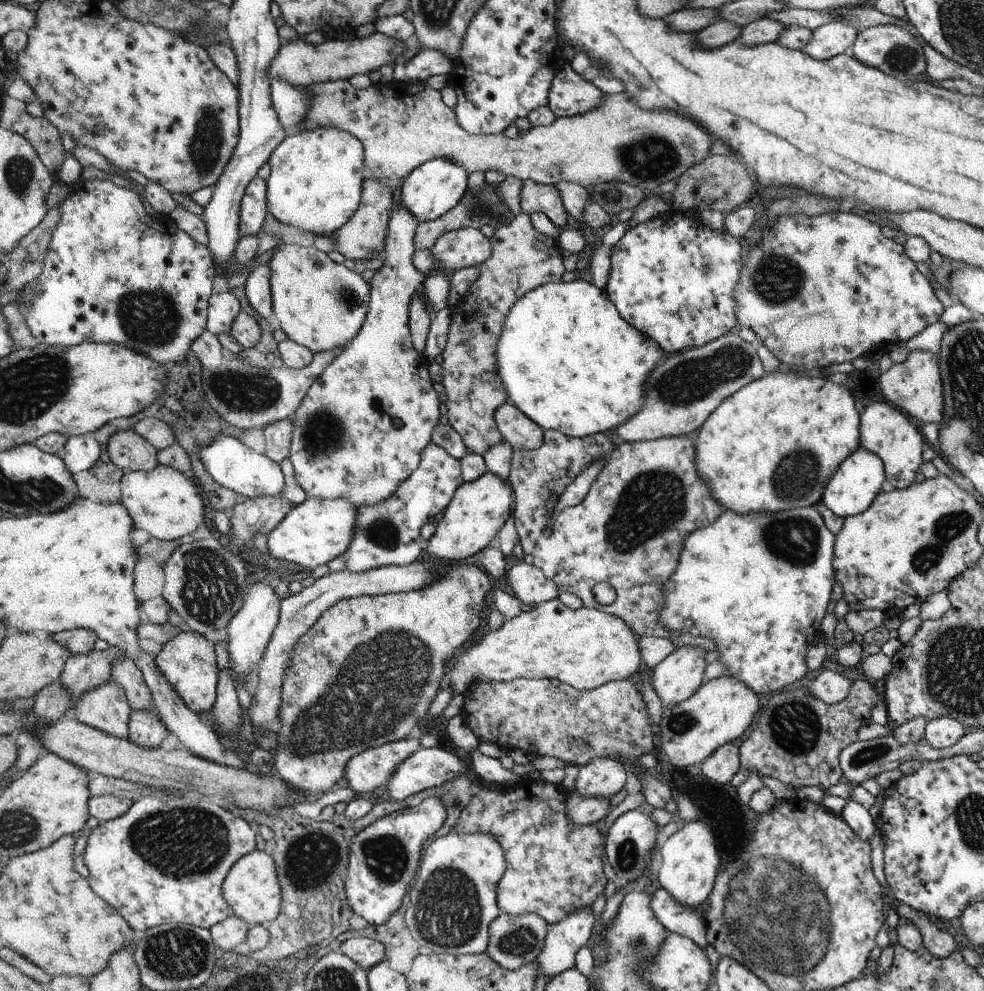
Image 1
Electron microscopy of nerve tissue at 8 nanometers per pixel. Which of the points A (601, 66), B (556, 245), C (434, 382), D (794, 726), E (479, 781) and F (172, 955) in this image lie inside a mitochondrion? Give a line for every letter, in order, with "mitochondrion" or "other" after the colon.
A: other
B: other
C: other
D: mitochondrion
E: other
F: mitochondrion

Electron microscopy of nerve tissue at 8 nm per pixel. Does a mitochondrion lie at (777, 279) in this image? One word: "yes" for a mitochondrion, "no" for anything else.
yes

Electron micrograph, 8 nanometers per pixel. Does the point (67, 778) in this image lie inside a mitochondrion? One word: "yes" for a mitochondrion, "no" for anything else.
no

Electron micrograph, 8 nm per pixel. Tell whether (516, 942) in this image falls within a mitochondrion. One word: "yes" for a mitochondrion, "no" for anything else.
yes

